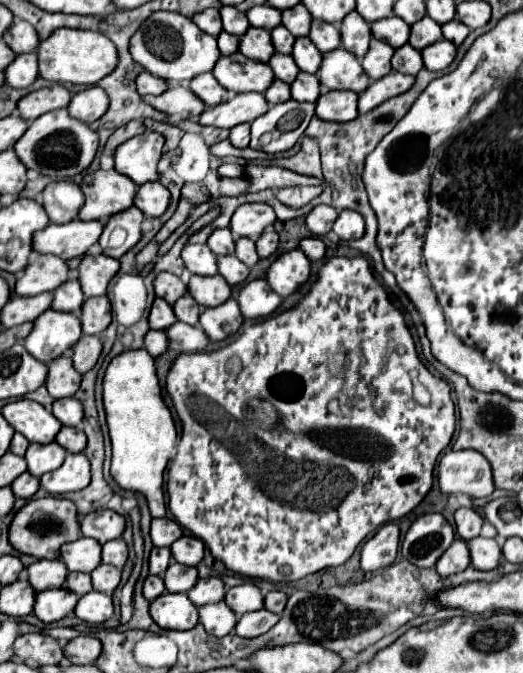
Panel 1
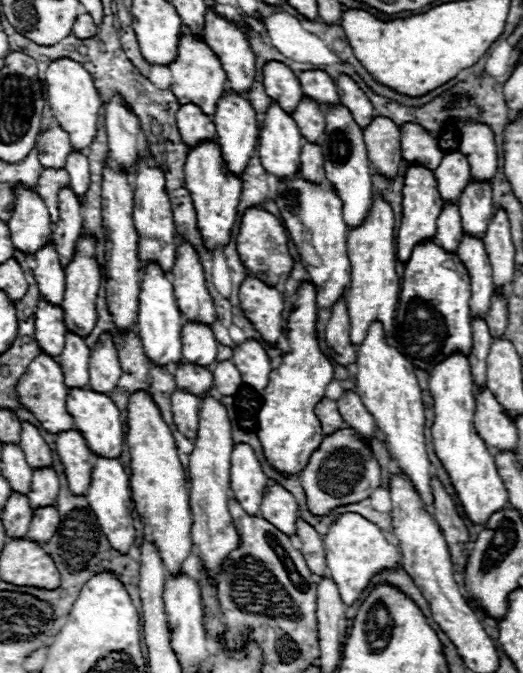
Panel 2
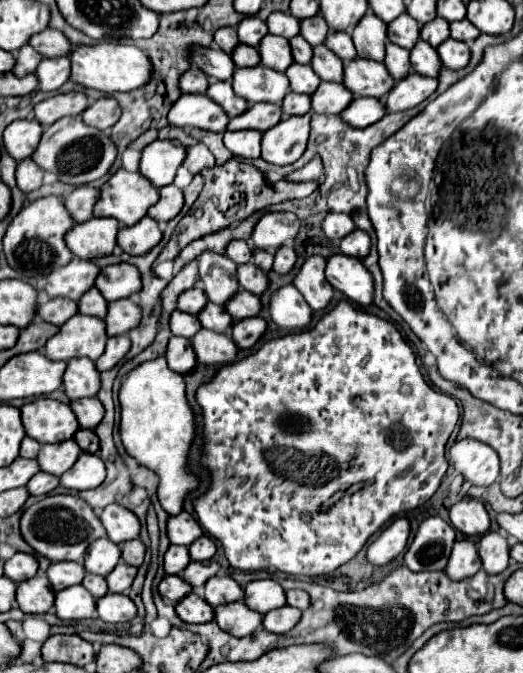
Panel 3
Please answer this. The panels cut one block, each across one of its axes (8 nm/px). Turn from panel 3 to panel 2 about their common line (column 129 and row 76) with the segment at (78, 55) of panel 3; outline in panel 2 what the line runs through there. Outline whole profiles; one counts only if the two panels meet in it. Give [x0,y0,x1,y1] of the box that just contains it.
[46,58,102,150]

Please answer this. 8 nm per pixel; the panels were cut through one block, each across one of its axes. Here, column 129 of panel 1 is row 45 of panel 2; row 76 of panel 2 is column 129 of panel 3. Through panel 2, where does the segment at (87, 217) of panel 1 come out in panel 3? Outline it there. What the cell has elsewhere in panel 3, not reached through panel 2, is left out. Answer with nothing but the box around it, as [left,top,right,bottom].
[94,168,158,226]

